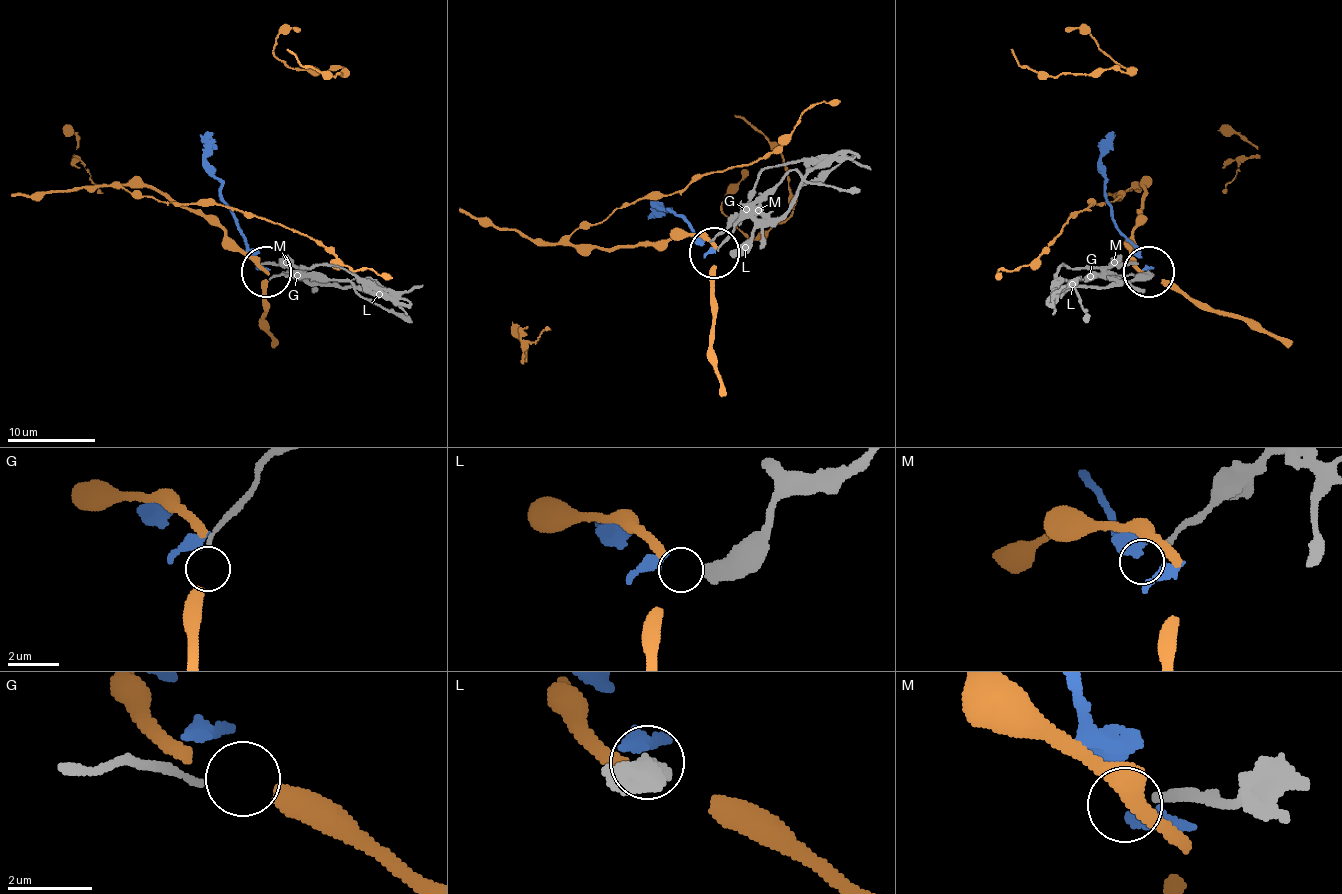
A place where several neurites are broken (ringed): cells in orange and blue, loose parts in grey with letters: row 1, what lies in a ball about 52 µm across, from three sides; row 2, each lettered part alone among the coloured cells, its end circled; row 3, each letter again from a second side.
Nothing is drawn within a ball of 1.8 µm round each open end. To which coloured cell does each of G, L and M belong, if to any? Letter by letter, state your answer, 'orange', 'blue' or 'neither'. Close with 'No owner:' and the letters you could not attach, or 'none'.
G: neither
L: blue
M: neither
No owner: G, M

